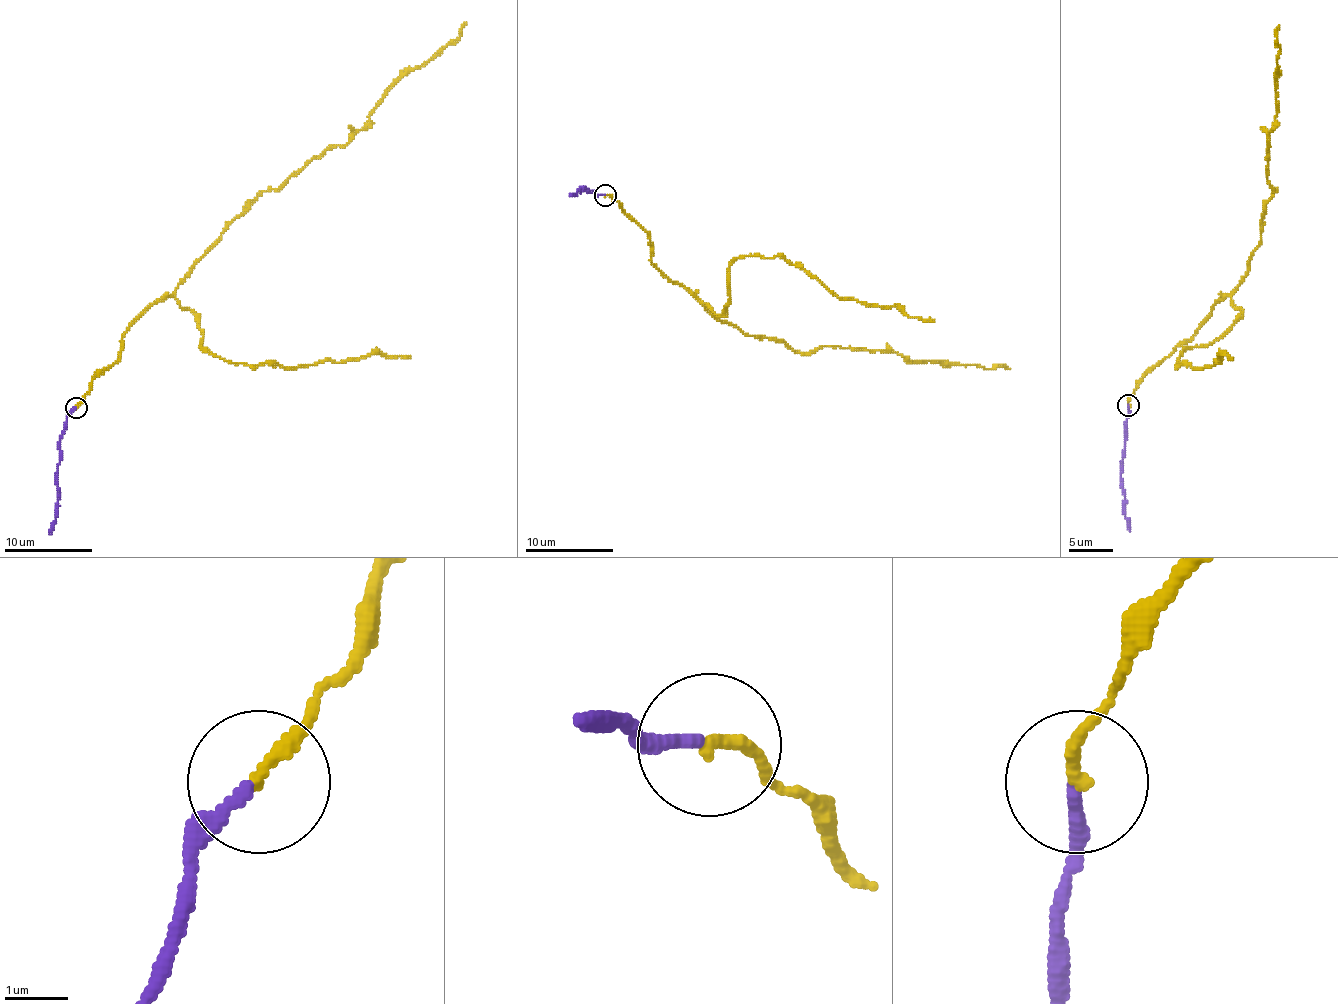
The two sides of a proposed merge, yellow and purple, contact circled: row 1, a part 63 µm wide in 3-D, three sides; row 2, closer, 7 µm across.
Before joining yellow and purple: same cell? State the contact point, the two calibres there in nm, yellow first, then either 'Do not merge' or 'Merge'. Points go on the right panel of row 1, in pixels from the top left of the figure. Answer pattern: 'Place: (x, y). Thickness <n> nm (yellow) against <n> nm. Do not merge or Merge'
Place: (1128, 405). Thickness 200 nm (yellow) against 200 nm. Merge

